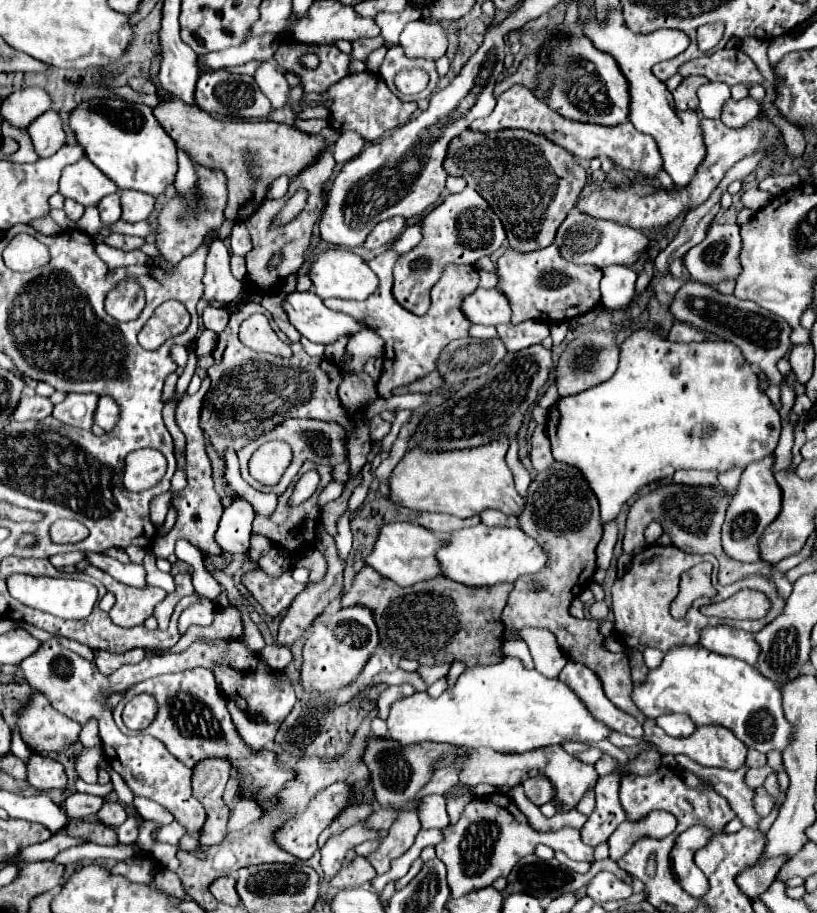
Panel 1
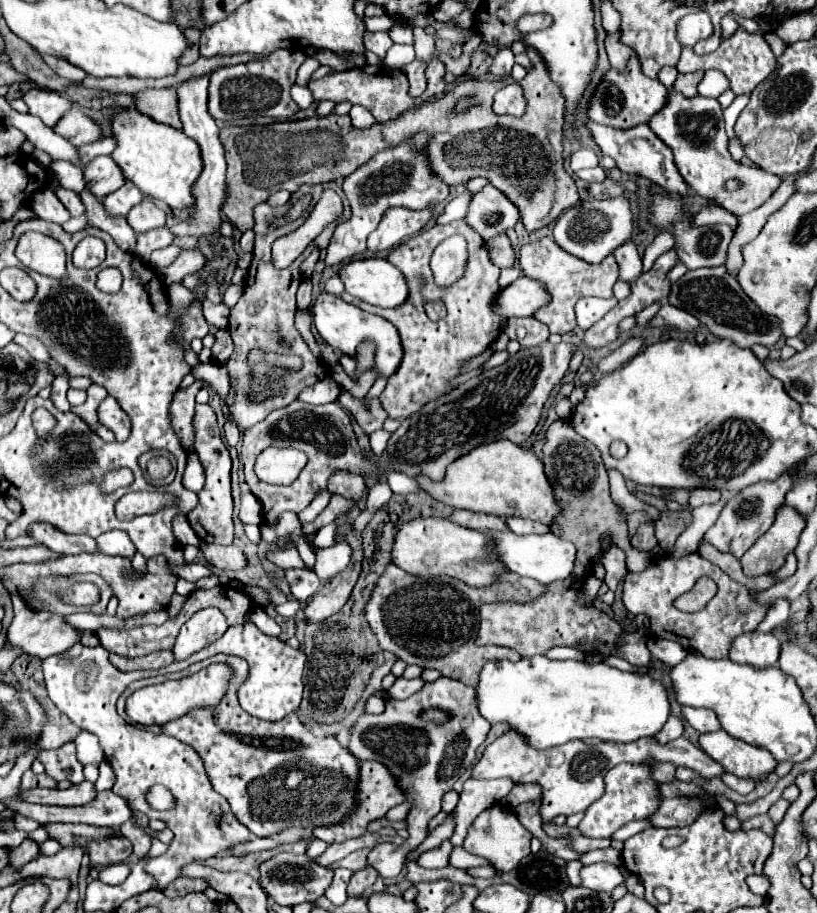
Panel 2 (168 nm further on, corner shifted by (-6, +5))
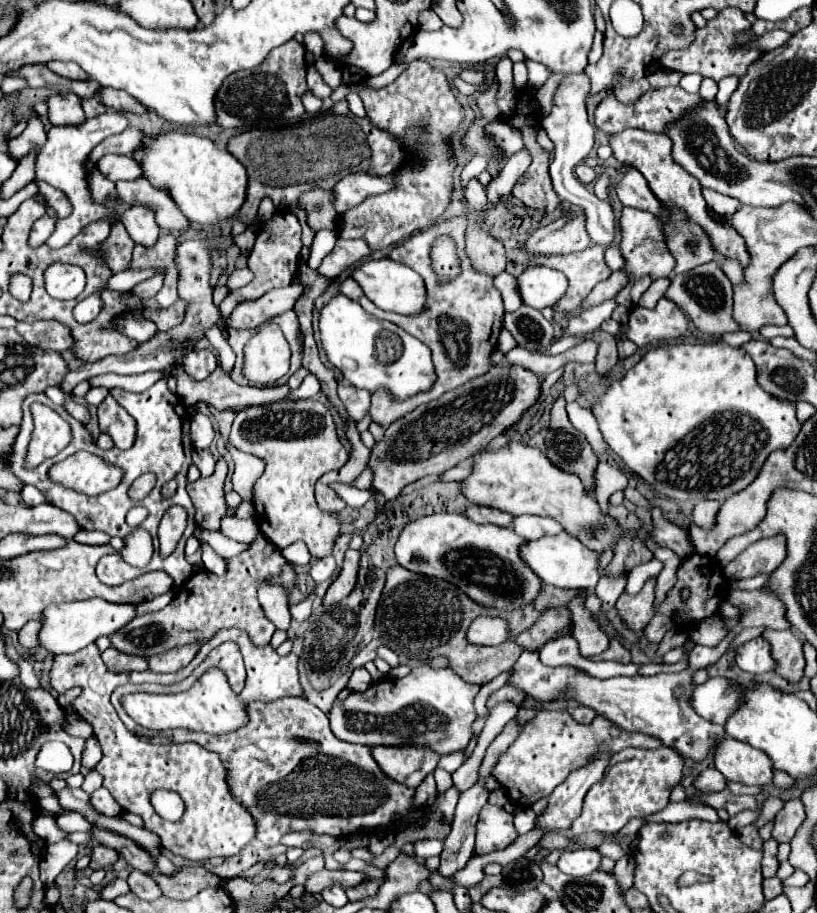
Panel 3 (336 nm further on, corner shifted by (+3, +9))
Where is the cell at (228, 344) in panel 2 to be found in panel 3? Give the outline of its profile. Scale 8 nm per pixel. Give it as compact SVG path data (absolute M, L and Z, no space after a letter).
M194 349L186 353L182 365L192 379L202 381L216 369L216 353L214 349Z

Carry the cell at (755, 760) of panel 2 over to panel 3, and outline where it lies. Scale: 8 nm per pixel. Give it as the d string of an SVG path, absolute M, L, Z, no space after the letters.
M726 737L714 753L714 765L728 781L756 787L772 785L774 771L770 757L744 741Z

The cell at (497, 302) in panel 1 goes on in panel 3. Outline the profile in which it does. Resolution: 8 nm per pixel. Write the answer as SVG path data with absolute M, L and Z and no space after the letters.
M532 267L518 277L518 287L524 305L542 309L554 307L568 289L566 275L550 267Z

